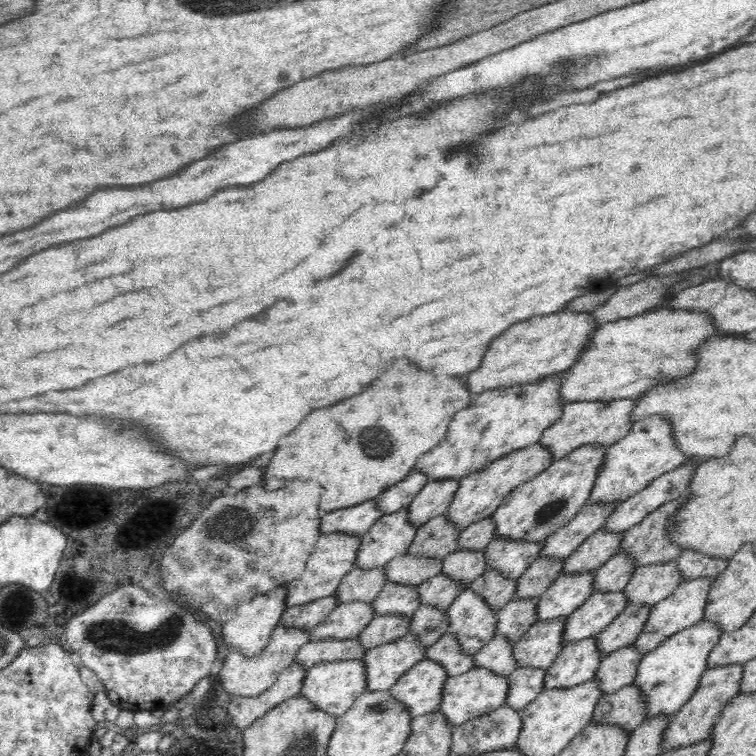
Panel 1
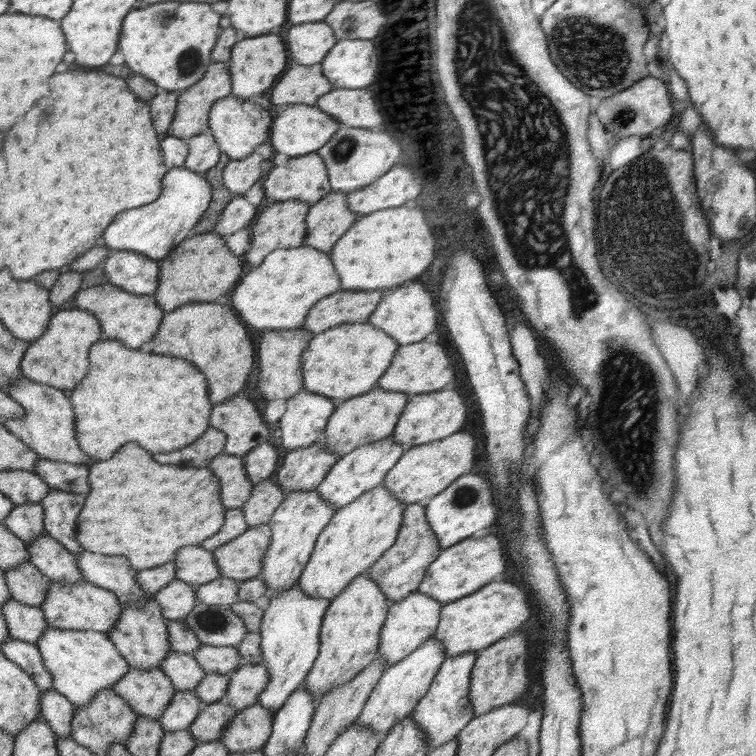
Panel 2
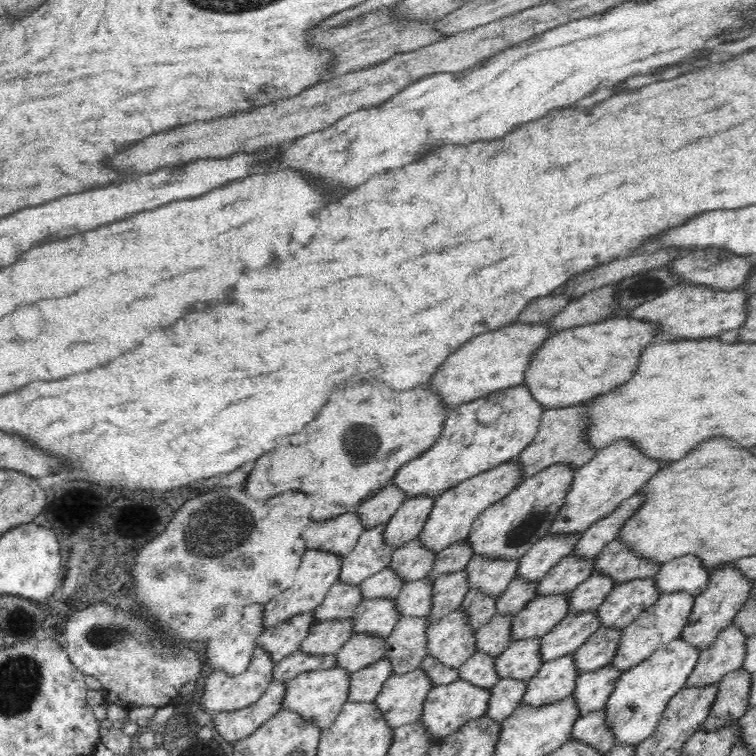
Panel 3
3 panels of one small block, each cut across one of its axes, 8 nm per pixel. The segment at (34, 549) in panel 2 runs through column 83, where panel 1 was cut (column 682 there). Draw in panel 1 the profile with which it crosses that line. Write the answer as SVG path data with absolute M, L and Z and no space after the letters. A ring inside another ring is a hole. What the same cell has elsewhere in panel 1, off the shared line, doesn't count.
M676 559L664 563L648 563L634 571L632 579L623 590L628 596L627 604L654 606L668 598L684 580Z

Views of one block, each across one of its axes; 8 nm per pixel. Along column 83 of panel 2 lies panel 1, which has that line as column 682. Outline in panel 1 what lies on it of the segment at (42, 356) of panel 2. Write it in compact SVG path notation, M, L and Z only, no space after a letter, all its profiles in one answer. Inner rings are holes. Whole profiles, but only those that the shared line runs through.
M658 309L633 318L602 324L604 330L596 334L596 342L592 342L592 350L588 350L588 358L580 362L580 366L572 366L568 371L560 372L564 379L560 384L560 399L564 404L580 401L613 401L616 399L642 396L658 382L672 382L688 377L694 373L698 358L698 347L718 337L716 322L712 315L702 310Z

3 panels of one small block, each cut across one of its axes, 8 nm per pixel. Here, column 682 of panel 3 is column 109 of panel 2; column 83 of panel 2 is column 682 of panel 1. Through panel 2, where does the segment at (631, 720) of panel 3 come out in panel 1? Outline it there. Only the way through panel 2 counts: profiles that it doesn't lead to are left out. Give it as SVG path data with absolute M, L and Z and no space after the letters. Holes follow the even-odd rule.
M704 618L694 626L676 632L661 642L654 650L647 652L638 666L634 685L638 685L646 697L644 720L656 715L674 716L684 706L700 684L702 674L708 669L708 656L716 646L723 630L718 623Z

